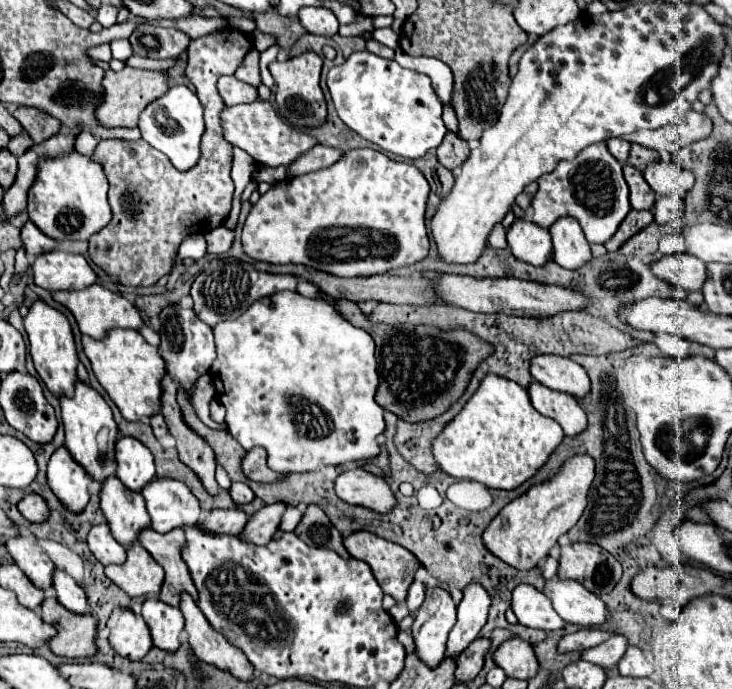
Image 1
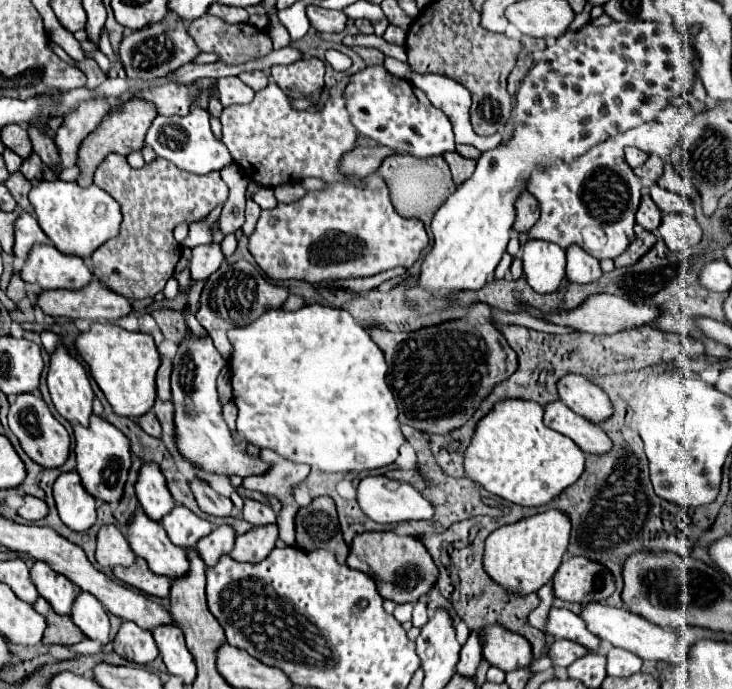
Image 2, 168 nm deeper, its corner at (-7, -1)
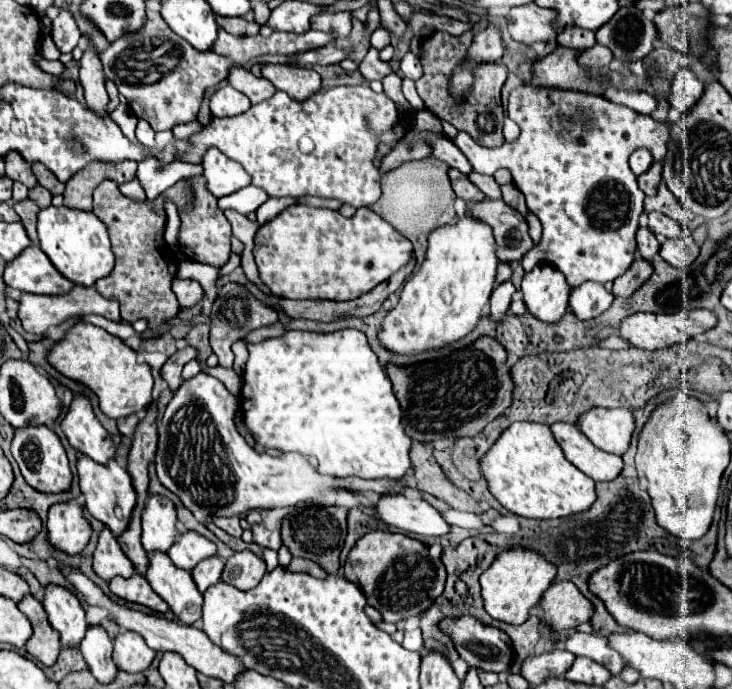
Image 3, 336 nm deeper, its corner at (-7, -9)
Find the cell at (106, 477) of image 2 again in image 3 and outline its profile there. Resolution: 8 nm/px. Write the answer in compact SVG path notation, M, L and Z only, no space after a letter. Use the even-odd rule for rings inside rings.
M81 453L77 459L77 473L79 473L81 493L85 495L87 511L95 519L103 521L115 535L123 533L131 519L131 511L135 507L135 489L131 485L131 477L127 469L119 467L115 459L109 459L109 463L103 465L103 463L95 463L93 459L87 459L87 455Z

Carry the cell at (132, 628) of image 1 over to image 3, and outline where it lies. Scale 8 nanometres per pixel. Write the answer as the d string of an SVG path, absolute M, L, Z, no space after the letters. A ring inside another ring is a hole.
M121 631L113 643L115 643L113 661L119 669L127 673L143 673L155 657L155 651L147 647L145 639L139 633Z

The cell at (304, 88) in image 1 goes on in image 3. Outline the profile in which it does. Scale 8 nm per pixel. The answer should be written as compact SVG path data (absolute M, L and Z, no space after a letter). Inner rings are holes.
M265 65L261 73L277 89L285 91L295 101L309 99L311 95L321 91L321 77L313 69L291 67L291 65Z

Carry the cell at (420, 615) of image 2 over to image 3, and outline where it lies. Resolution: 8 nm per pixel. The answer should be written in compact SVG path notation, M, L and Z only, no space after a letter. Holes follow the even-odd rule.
M413 629L413 631L405 631L405 639L401 643L405 649L409 651L421 651L423 649L423 635L421 629Z

